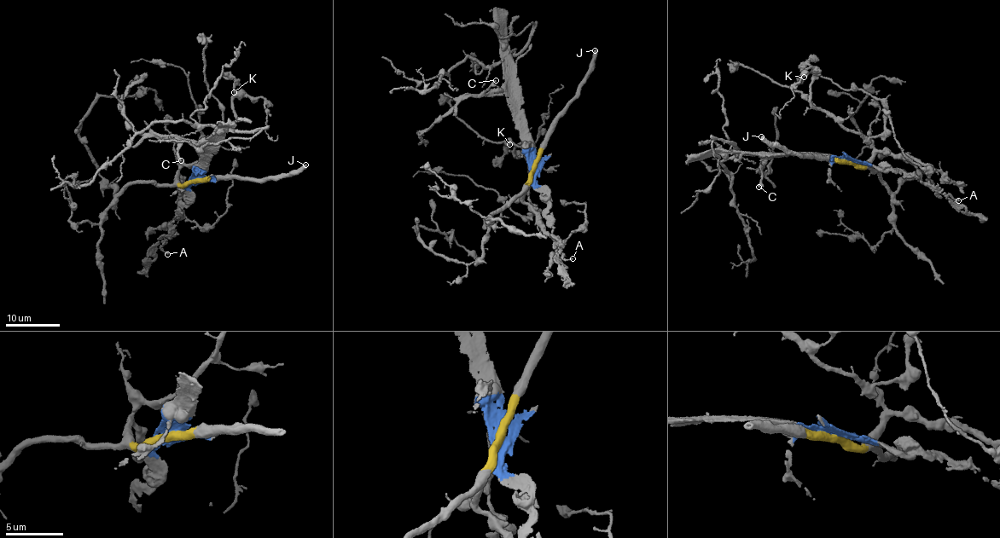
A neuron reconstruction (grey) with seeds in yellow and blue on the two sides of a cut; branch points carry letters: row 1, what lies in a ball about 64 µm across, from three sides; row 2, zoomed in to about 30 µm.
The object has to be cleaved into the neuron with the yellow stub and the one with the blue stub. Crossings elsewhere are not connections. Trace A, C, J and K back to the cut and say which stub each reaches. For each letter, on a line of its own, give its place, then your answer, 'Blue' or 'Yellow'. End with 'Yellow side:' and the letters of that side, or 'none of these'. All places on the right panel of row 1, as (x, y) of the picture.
A: Place: (958, 200). Blue
C: Place: (758, 187). Blue
J: Place: (761, 136). Yellow
K: Place: (804, 77). Yellow
Yellow side: J, K

